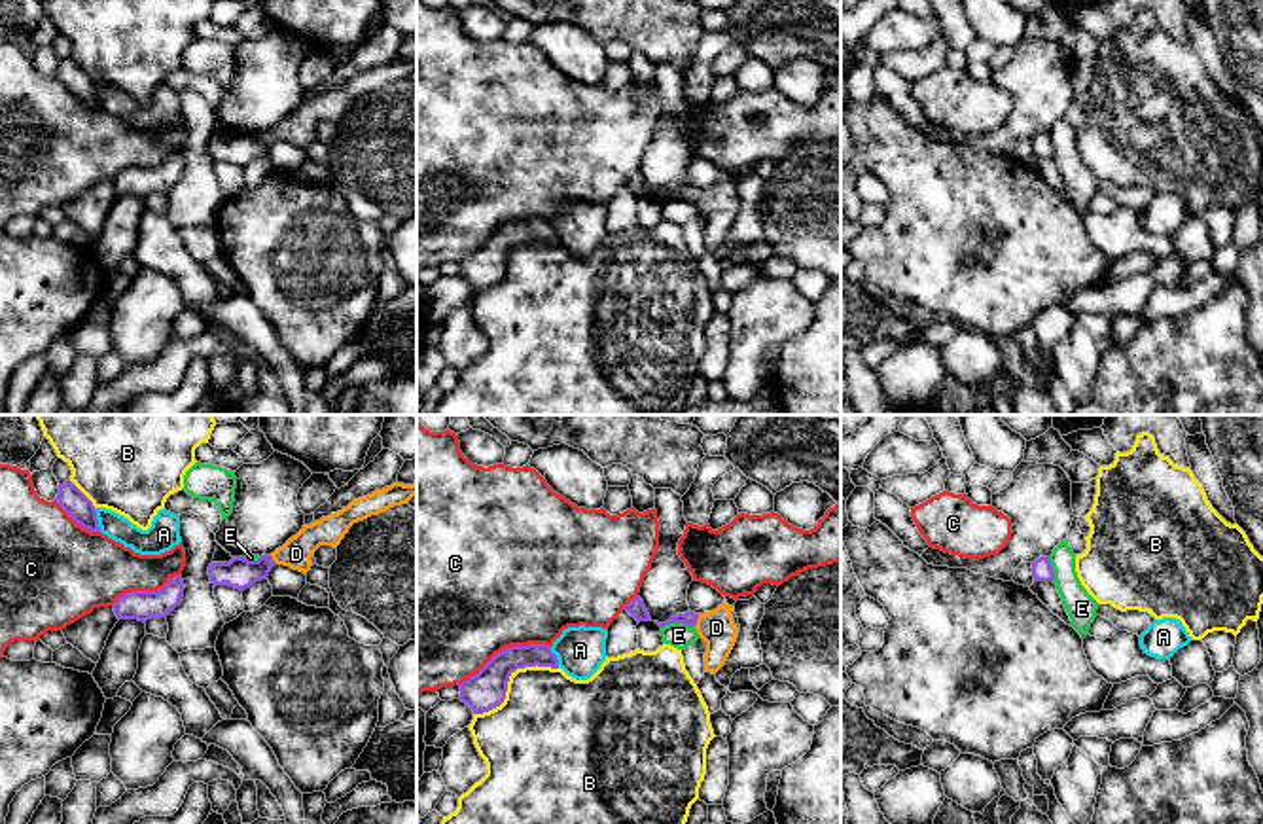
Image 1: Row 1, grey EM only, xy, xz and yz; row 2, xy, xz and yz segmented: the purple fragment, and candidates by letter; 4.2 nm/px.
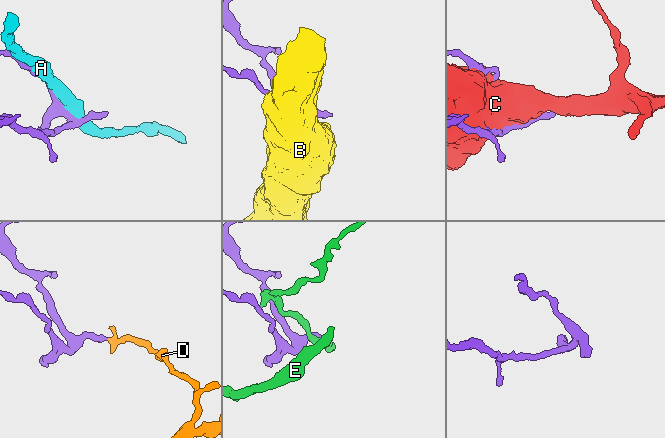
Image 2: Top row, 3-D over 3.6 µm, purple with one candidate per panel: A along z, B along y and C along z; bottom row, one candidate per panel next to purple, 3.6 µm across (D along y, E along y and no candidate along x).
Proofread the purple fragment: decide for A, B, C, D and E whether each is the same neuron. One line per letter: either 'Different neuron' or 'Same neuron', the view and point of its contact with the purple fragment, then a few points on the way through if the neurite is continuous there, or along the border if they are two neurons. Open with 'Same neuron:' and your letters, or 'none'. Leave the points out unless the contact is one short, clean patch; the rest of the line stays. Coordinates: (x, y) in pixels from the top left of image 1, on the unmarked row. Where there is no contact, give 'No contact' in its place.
Same neuron: D
A: Different neuron. Touches purple at xy (97, 95)
B: Different neuron. Touches purple at xz (508, 254)
C: Different neuron. Touches purple at xz (506, 224)
D: Same neuron. Touches purple at xz (697, 194). Path across: xz (690, 194), (697, 194), (716, 203)
E: Different neuron. Touches purple at xz (676, 197)

